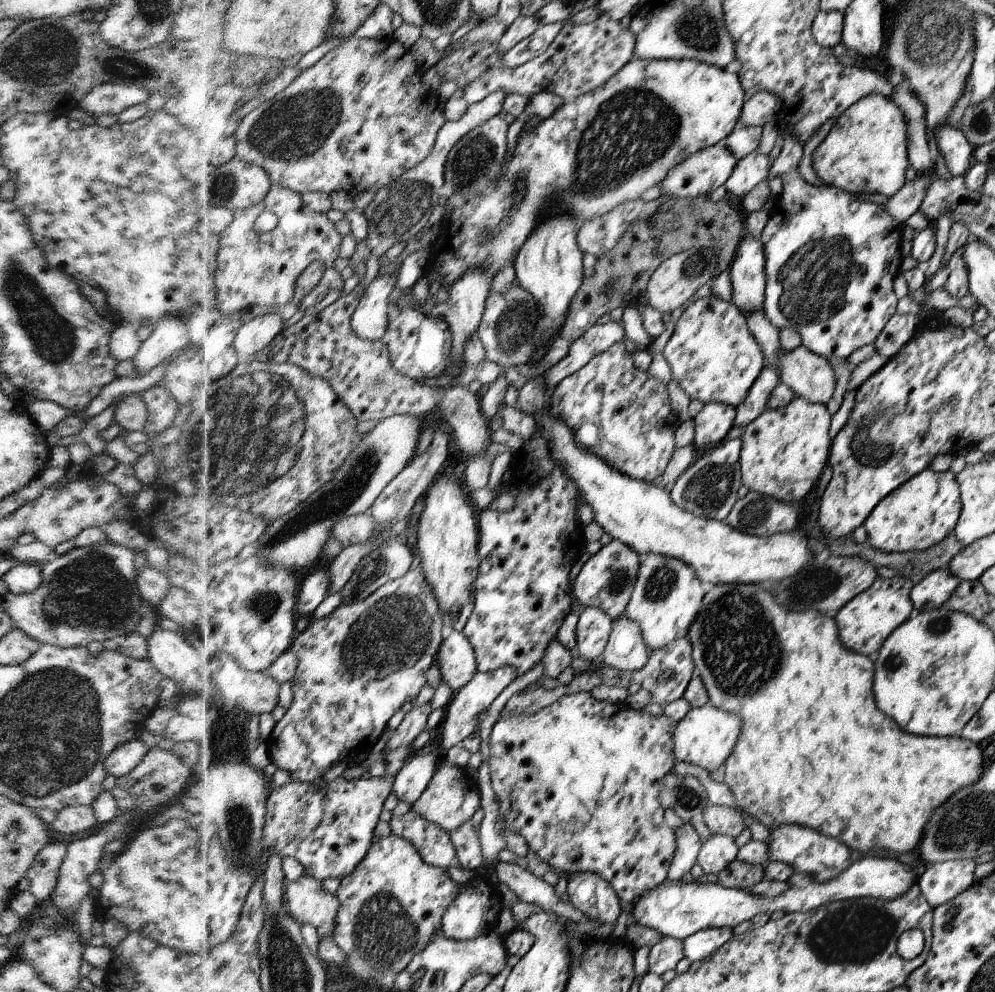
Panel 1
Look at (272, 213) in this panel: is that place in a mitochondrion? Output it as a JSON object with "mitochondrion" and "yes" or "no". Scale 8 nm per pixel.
{"mitochondrion":"no"}

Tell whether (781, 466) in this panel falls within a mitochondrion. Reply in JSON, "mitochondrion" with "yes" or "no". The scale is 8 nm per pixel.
{"mitochondrion":"no"}

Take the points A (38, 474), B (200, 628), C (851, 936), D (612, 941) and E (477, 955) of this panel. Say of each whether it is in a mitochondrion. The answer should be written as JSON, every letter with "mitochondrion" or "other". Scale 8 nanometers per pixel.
{"A":"other","B":"other","C":"mitochondrion","D":"other","E":"other"}

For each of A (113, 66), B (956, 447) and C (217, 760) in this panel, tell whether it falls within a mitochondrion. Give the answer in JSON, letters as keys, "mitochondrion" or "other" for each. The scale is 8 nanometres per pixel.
{"A":"mitochondrion","B":"other","C":"mitochondrion"}

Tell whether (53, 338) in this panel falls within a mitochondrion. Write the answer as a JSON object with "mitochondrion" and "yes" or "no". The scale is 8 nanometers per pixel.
{"mitochondrion":"yes"}

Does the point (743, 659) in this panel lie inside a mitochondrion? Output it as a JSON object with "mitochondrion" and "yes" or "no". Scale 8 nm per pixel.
{"mitochondrion":"yes"}

